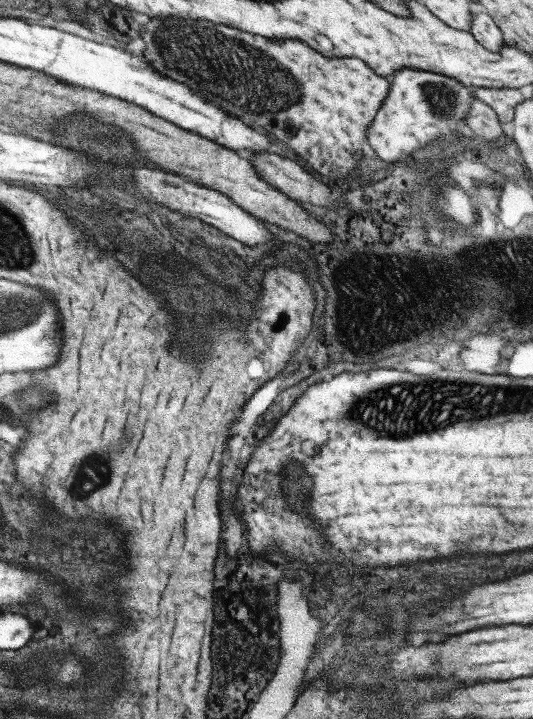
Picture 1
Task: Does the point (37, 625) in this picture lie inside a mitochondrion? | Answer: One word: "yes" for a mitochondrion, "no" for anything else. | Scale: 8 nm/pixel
no

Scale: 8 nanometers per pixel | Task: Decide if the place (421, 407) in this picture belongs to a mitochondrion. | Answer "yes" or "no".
yes

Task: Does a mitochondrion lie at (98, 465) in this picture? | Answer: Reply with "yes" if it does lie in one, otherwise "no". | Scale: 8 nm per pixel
yes

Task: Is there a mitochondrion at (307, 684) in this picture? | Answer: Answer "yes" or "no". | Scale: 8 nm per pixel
no

